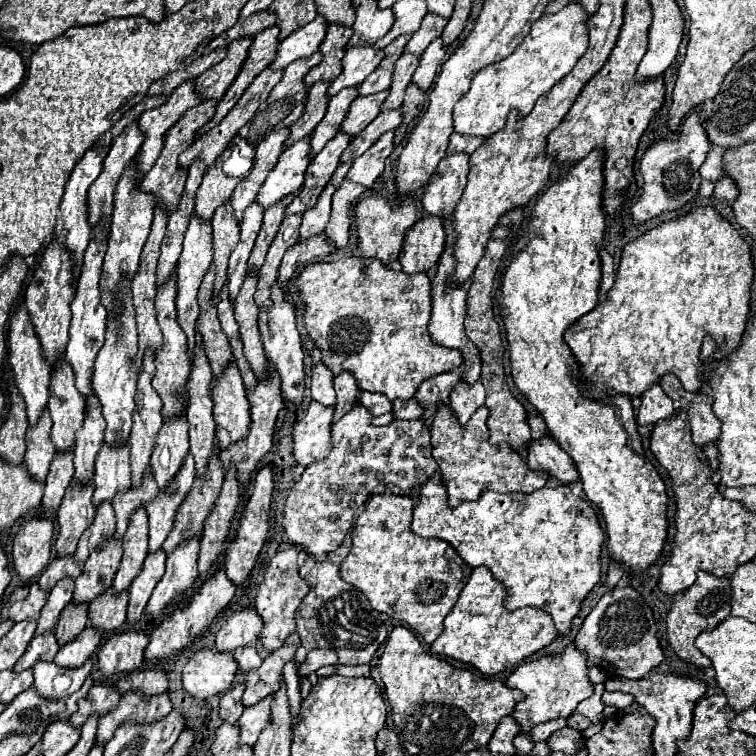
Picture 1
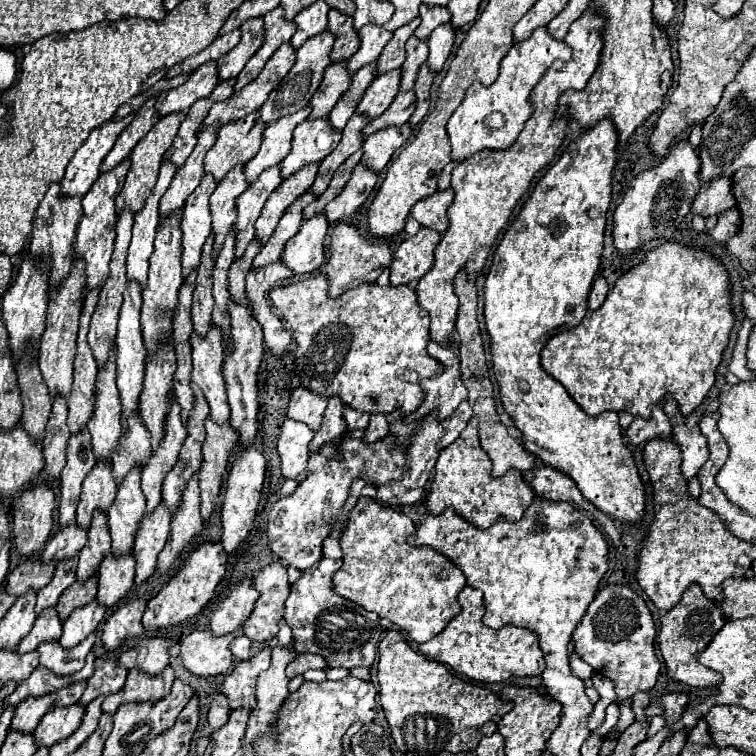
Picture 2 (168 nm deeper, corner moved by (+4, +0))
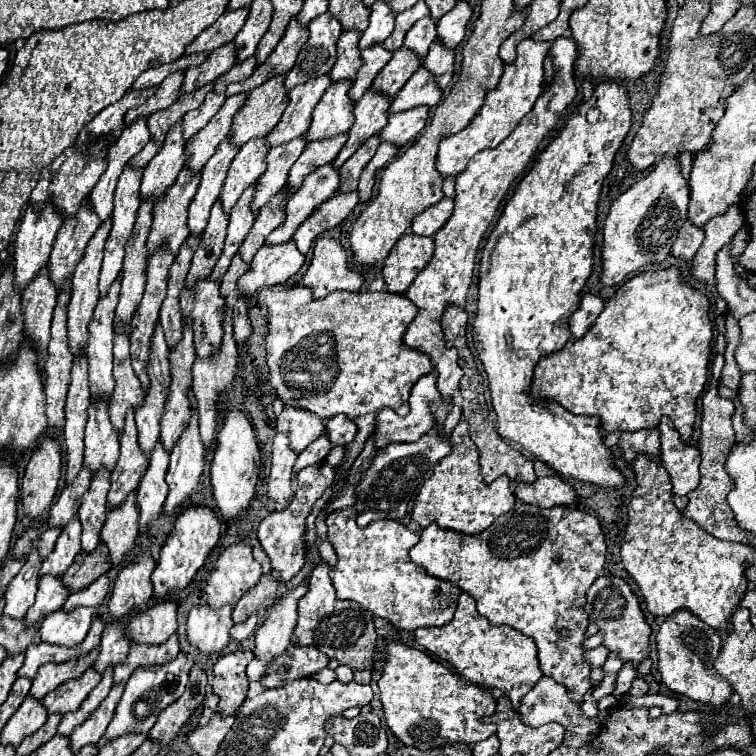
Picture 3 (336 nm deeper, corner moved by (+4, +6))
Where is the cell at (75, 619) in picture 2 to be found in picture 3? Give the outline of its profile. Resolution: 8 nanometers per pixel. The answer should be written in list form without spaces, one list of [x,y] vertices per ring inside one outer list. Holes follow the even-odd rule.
[[[101,575],[89,587],[85,587],[77,593],[71,593],[69,599],[65,601],[63,609],[67,613],[71,613],[71,609],[77,609],[77,607],[99,607],[103,603],[103,599],[107,597],[107,593],[109,593],[109,579],[107,579],[107,575]]]

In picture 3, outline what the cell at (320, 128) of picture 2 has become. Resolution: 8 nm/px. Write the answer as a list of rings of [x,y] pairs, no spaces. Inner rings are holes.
[[[339,81],[333,83],[313,109],[311,125],[307,133],[303,135],[305,141],[319,141],[319,139],[331,139],[337,135],[343,135],[353,125],[353,103],[347,97],[351,83]]]

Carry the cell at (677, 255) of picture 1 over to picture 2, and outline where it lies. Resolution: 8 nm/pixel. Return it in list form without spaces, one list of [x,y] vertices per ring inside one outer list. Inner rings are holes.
[[[665,243],[665,245],[657,247],[655,251],[647,253],[647,257],[645,257],[645,261],[641,265],[637,265],[635,269],[627,271],[621,279],[617,279],[615,287],[611,289],[611,293],[607,295],[605,303],[597,311],[587,313],[587,317],[583,317],[583,321],[575,329],[563,331],[563,333],[555,335],[547,343],[547,347],[543,349],[543,353],[541,353],[541,365],[543,365],[543,369],[555,381],[559,381],[567,389],[567,393],[571,395],[571,399],[587,415],[599,415],[603,411],[615,411],[615,413],[631,413],[633,417],[639,415],[643,419],[651,419],[651,407],[657,405],[657,403],[661,403],[667,395],[671,395],[677,401],[679,411],[683,413],[683,417],[689,417],[703,403],[705,395],[709,393],[709,389],[715,383],[715,369],[721,363],[723,349],[729,343],[729,333],[733,329],[733,323],[735,323],[735,317],[731,313],[731,303],[729,303],[729,275],[725,271],[725,267],[719,261],[715,261],[709,253],[701,251],[701,249],[693,249],[693,247],[685,247],[685,245],[677,245],[677,243]]]

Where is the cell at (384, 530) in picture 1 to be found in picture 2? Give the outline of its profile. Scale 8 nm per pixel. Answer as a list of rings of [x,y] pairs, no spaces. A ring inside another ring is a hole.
[[[361,497],[349,511],[345,531],[341,533],[343,565],[335,573],[335,591],[361,605],[365,611],[375,611],[387,617],[407,635],[423,643],[435,633],[441,633],[447,623],[461,611],[457,595],[465,587],[465,575],[443,555],[427,547],[411,547],[407,537],[413,533],[413,521],[401,511],[379,507],[369,497]]]

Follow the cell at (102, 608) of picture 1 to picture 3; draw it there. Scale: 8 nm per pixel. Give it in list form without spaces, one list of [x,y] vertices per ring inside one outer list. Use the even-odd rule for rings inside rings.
[[[131,493],[123,505],[107,513],[107,521],[101,529],[101,541],[109,549],[111,567],[121,565],[125,555],[135,547],[137,535],[139,535],[137,507],[135,507],[135,493]]]

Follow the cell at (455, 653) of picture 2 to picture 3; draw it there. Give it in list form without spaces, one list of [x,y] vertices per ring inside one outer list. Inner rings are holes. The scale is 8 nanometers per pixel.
[[[461,603],[455,611],[455,617],[447,625],[417,629],[415,639],[425,651],[437,655],[443,661],[449,661],[451,667],[467,681],[503,691],[511,699],[515,709],[519,707],[521,697],[543,675],[537,659],[537,649],[531,637],[525,637],[523,633],[509,629],[505,625],[491,625],[485,617],[461,609]]]

